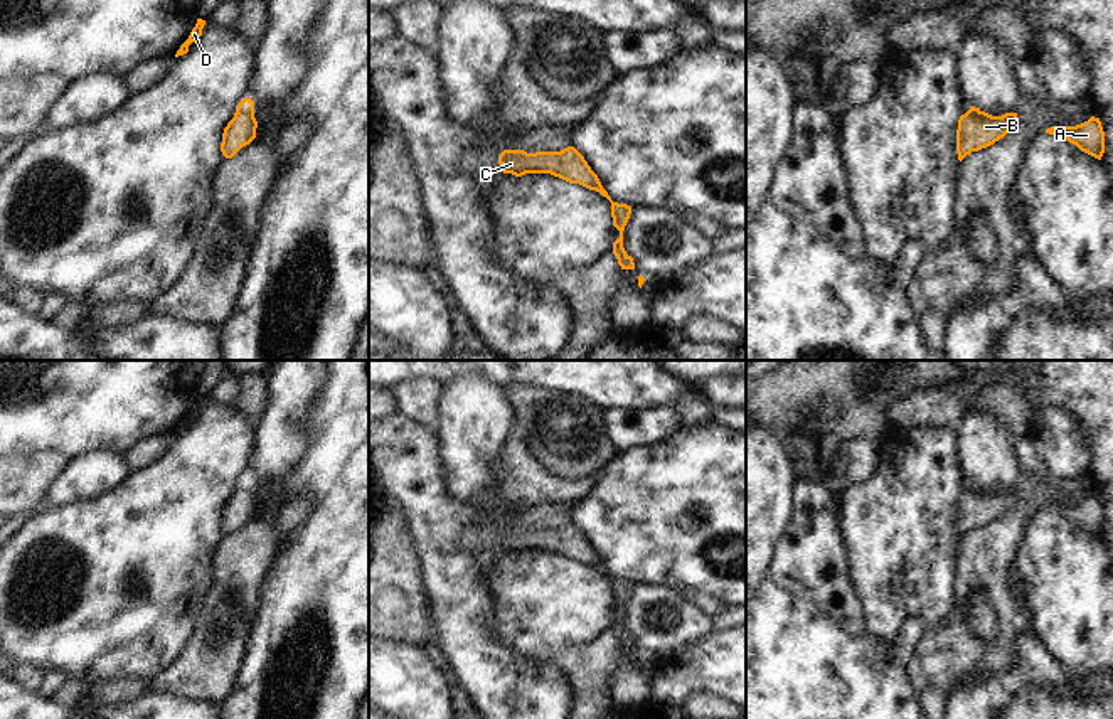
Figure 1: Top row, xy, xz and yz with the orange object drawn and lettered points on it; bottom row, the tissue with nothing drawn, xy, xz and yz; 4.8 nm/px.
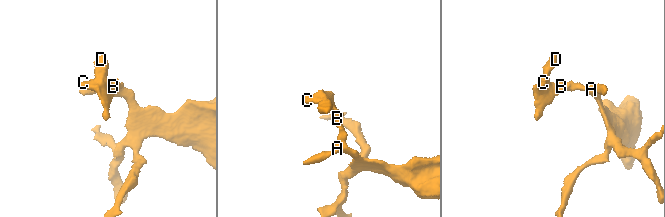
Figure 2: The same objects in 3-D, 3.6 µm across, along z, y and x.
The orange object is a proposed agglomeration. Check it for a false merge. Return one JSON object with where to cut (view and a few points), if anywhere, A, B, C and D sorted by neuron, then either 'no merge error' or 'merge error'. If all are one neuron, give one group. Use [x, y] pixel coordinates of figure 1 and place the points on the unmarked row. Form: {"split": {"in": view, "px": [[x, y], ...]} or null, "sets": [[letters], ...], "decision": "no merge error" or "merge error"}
{"split": null, "sets": [["A", "B", "C", "D"]], "decision": "no merge error"}

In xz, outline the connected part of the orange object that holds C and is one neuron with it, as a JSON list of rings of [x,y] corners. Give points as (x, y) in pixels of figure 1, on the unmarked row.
[[[567,524],[561,529],[535,529],[503,527],[498,532],[498,541],[503,551],[522,554],[525,551],[551,551],[569,561],[579,561],[589,567],[599,569],[611,579],[613,603],[620,608],[620,615],[613,620],[613,631],[621,647],[635,647],[633,635],[623,625],[623,608],[630,596],[631,584],[613,579],[603,566],[598,552],[591,547],[584,534],[574,525]]]

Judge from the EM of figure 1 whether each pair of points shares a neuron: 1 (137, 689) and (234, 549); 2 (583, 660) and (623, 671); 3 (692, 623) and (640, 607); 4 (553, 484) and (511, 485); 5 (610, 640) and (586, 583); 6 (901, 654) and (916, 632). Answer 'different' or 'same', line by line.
1: different
2: different
3: same
4: same
5: different
6: same

